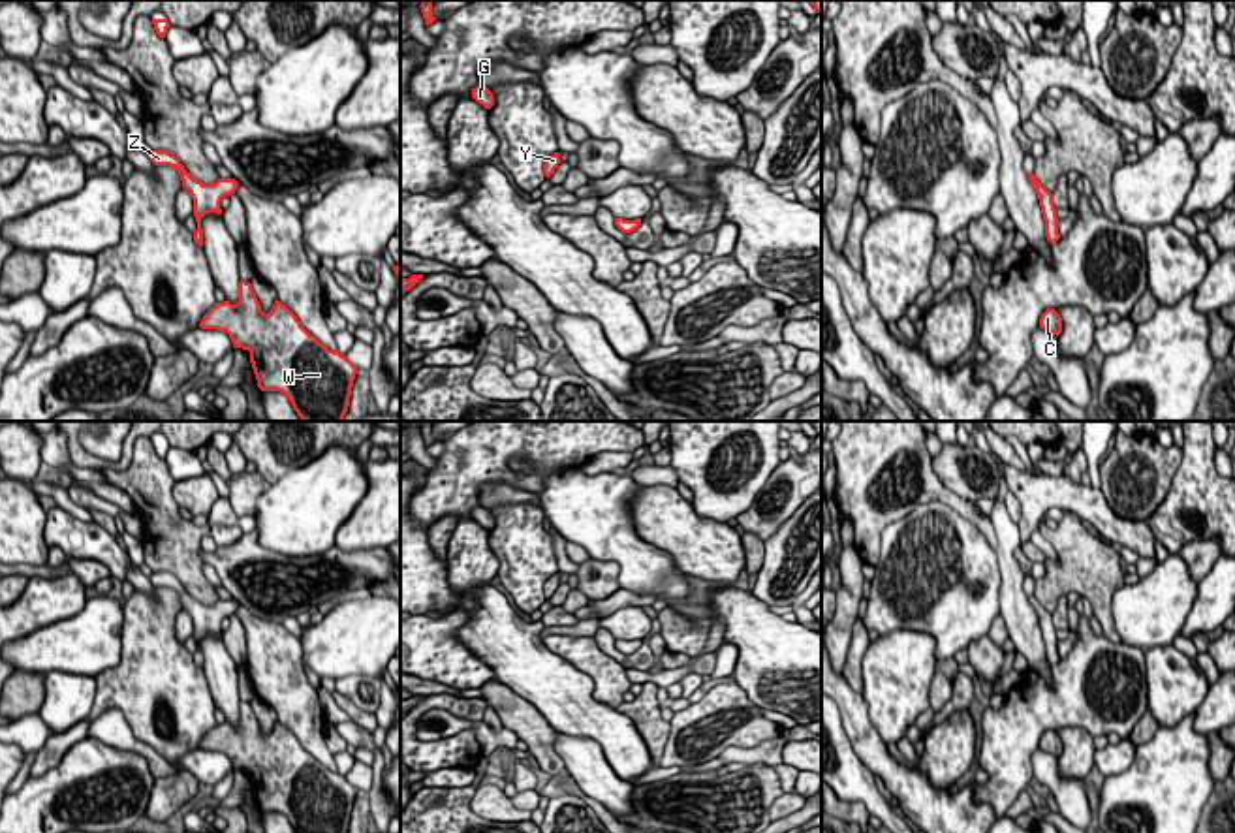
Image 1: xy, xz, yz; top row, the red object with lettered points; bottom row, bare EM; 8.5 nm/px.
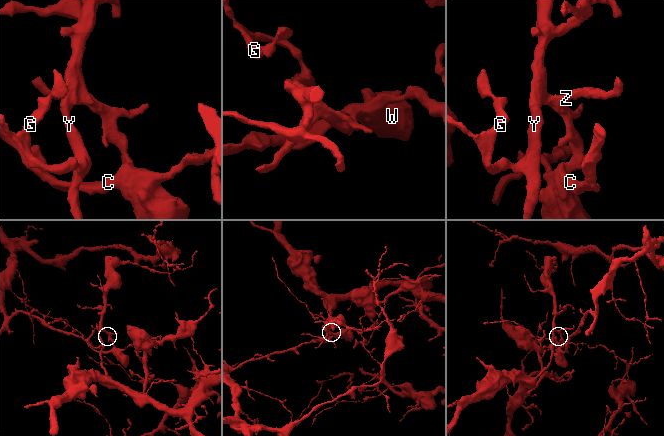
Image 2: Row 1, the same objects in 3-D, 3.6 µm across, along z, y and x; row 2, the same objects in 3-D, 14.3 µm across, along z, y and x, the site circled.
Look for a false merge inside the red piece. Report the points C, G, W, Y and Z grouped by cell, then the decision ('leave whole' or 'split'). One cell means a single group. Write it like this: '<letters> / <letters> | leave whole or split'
C W / G Y Z | split

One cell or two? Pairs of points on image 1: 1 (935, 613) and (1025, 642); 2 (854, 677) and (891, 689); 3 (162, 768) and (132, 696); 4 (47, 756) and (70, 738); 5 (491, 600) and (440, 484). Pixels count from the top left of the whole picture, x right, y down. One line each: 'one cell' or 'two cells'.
1: two cells
2: two cells
3: two cells
4: one cell
5: two cells

